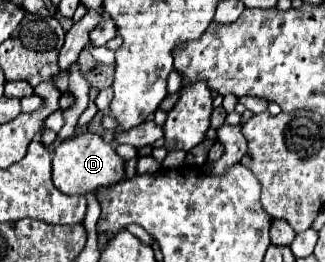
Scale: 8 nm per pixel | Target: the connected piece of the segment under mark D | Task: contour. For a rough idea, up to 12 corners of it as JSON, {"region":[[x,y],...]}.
{"region":[[83,133],[53,153],[65,195],[93,193],[125,177],[125,159]]}

